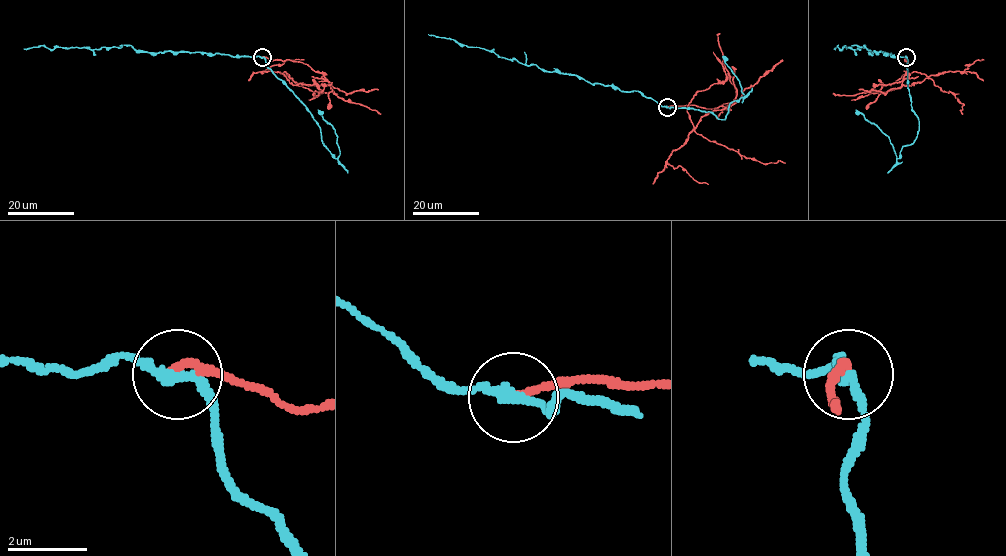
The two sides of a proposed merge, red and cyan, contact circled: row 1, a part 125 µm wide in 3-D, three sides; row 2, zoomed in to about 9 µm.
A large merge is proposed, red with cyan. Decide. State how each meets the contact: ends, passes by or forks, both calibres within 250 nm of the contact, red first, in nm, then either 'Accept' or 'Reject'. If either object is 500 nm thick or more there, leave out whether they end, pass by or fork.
At the ring red ends. At the ring cyan passes by. Thickness 220 nm (red) against 260 nm. Reject

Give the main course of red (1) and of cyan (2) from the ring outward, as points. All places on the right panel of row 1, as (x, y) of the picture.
1: (907, 57), (902, 85), (921, 82), (924, 74), (905, 73), (851, 100)
2: (907, 57), (890, 56), (884, 52), (872, 53), (864, 45), (857, 49), (842, 49), (838, 46), (834, 49)

